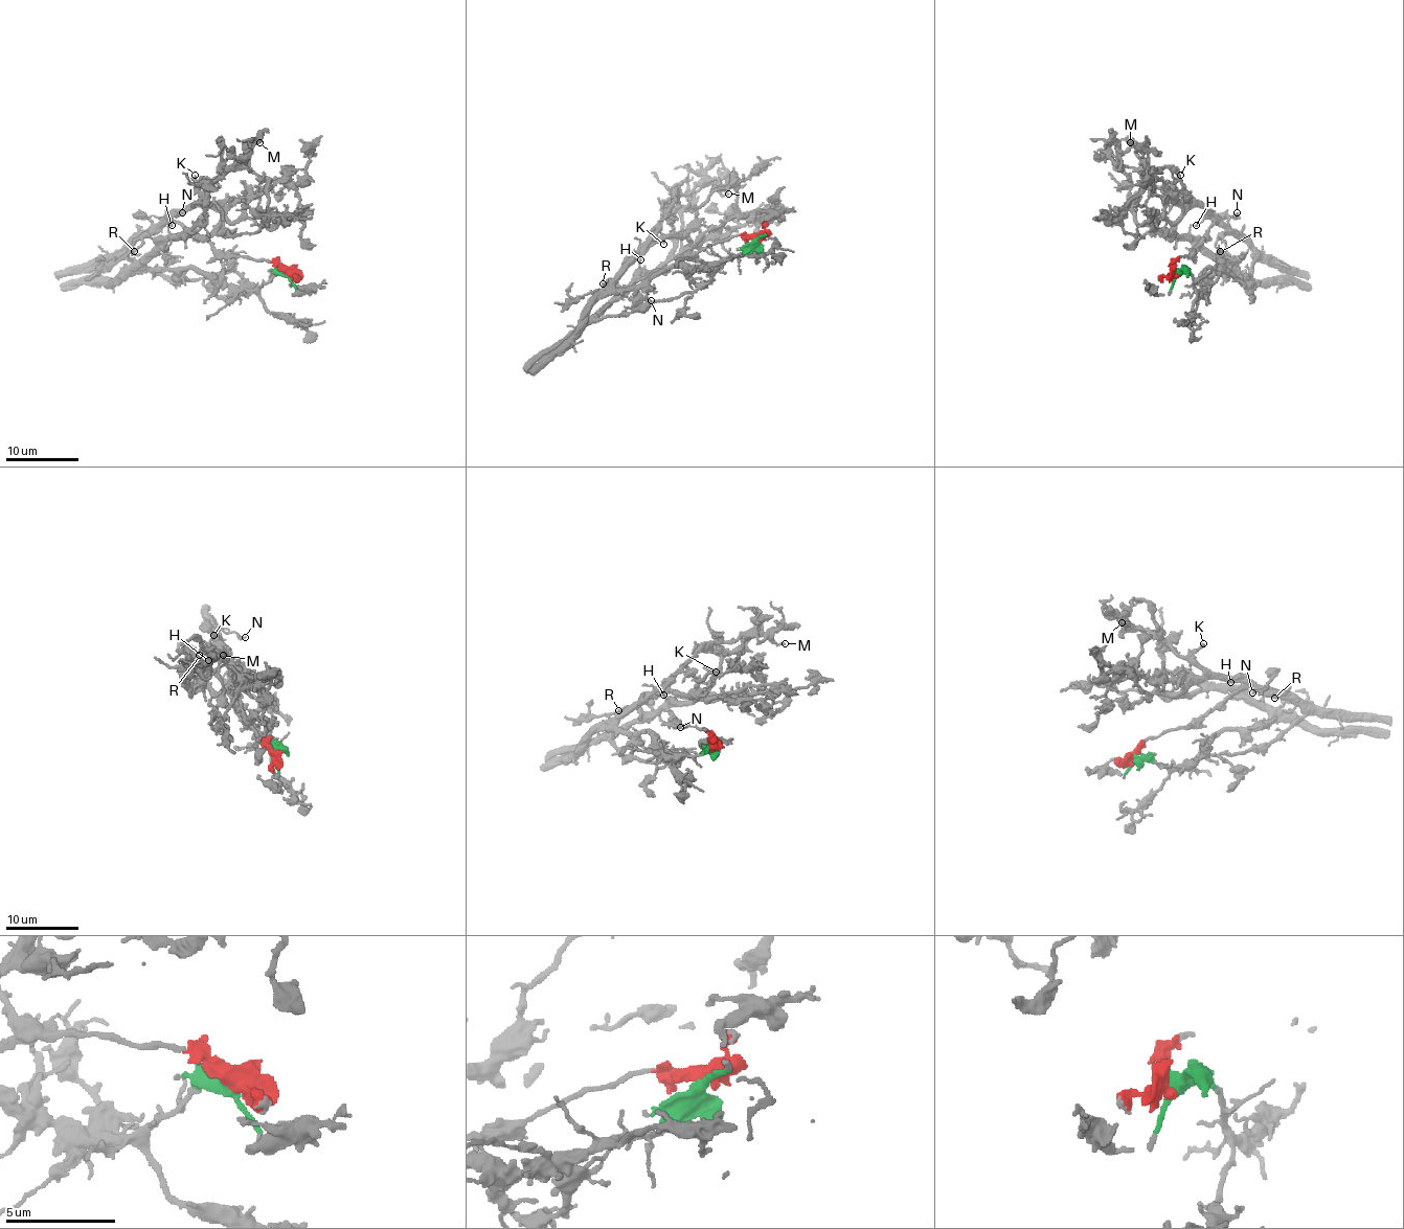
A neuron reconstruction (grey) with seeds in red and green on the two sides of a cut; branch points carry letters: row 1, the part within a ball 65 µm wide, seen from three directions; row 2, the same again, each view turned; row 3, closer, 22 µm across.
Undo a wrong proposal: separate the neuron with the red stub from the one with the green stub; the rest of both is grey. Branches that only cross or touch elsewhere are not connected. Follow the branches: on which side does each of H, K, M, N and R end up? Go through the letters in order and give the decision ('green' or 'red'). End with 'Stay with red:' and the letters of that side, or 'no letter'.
H: red
K: red
M: red
N: red
R: red
Stay with red: H, K, M, N, R

